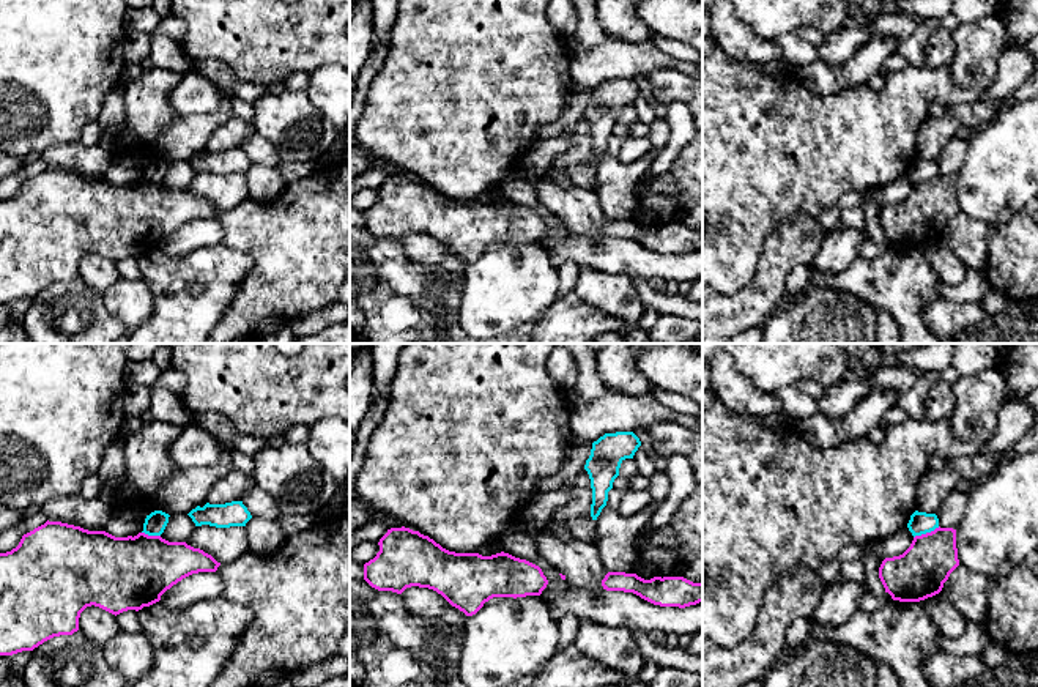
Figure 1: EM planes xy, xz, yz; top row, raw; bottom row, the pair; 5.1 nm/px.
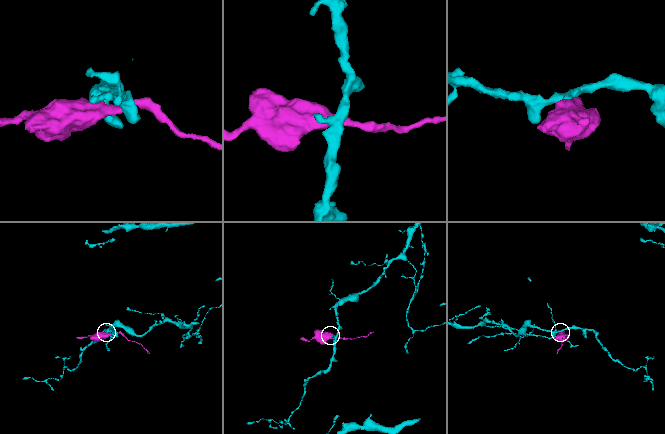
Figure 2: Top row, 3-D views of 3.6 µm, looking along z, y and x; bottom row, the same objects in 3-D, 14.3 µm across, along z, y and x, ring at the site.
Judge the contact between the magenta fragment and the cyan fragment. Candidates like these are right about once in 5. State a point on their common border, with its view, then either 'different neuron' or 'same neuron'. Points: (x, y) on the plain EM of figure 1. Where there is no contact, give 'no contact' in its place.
meets magenta in yz at (926, 180); different neuron

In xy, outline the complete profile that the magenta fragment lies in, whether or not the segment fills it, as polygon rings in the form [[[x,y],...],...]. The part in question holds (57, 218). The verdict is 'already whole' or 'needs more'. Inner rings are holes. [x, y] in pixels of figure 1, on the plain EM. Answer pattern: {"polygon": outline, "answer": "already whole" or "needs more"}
{"polygon": [[[46,169],[22,183],[11,199],[0,200],[0,303],[33,298],[44,288],[72,282],[79,277],[80,260],[99,254],[112,262],[142,257],[161,247],[161,243],[183,225],[198,219],[216,219],[221,210],[186,189],[169,189],[161,183],[115,184],[106,178],[88,178],[80,173]]], "answer": "already whole"}

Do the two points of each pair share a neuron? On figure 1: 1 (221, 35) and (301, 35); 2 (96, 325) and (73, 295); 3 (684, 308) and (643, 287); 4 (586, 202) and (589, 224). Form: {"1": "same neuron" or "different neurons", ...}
{"1": "same neuron", "2": "same neuron", "3": "same neuron", "4": "same neuron"}

